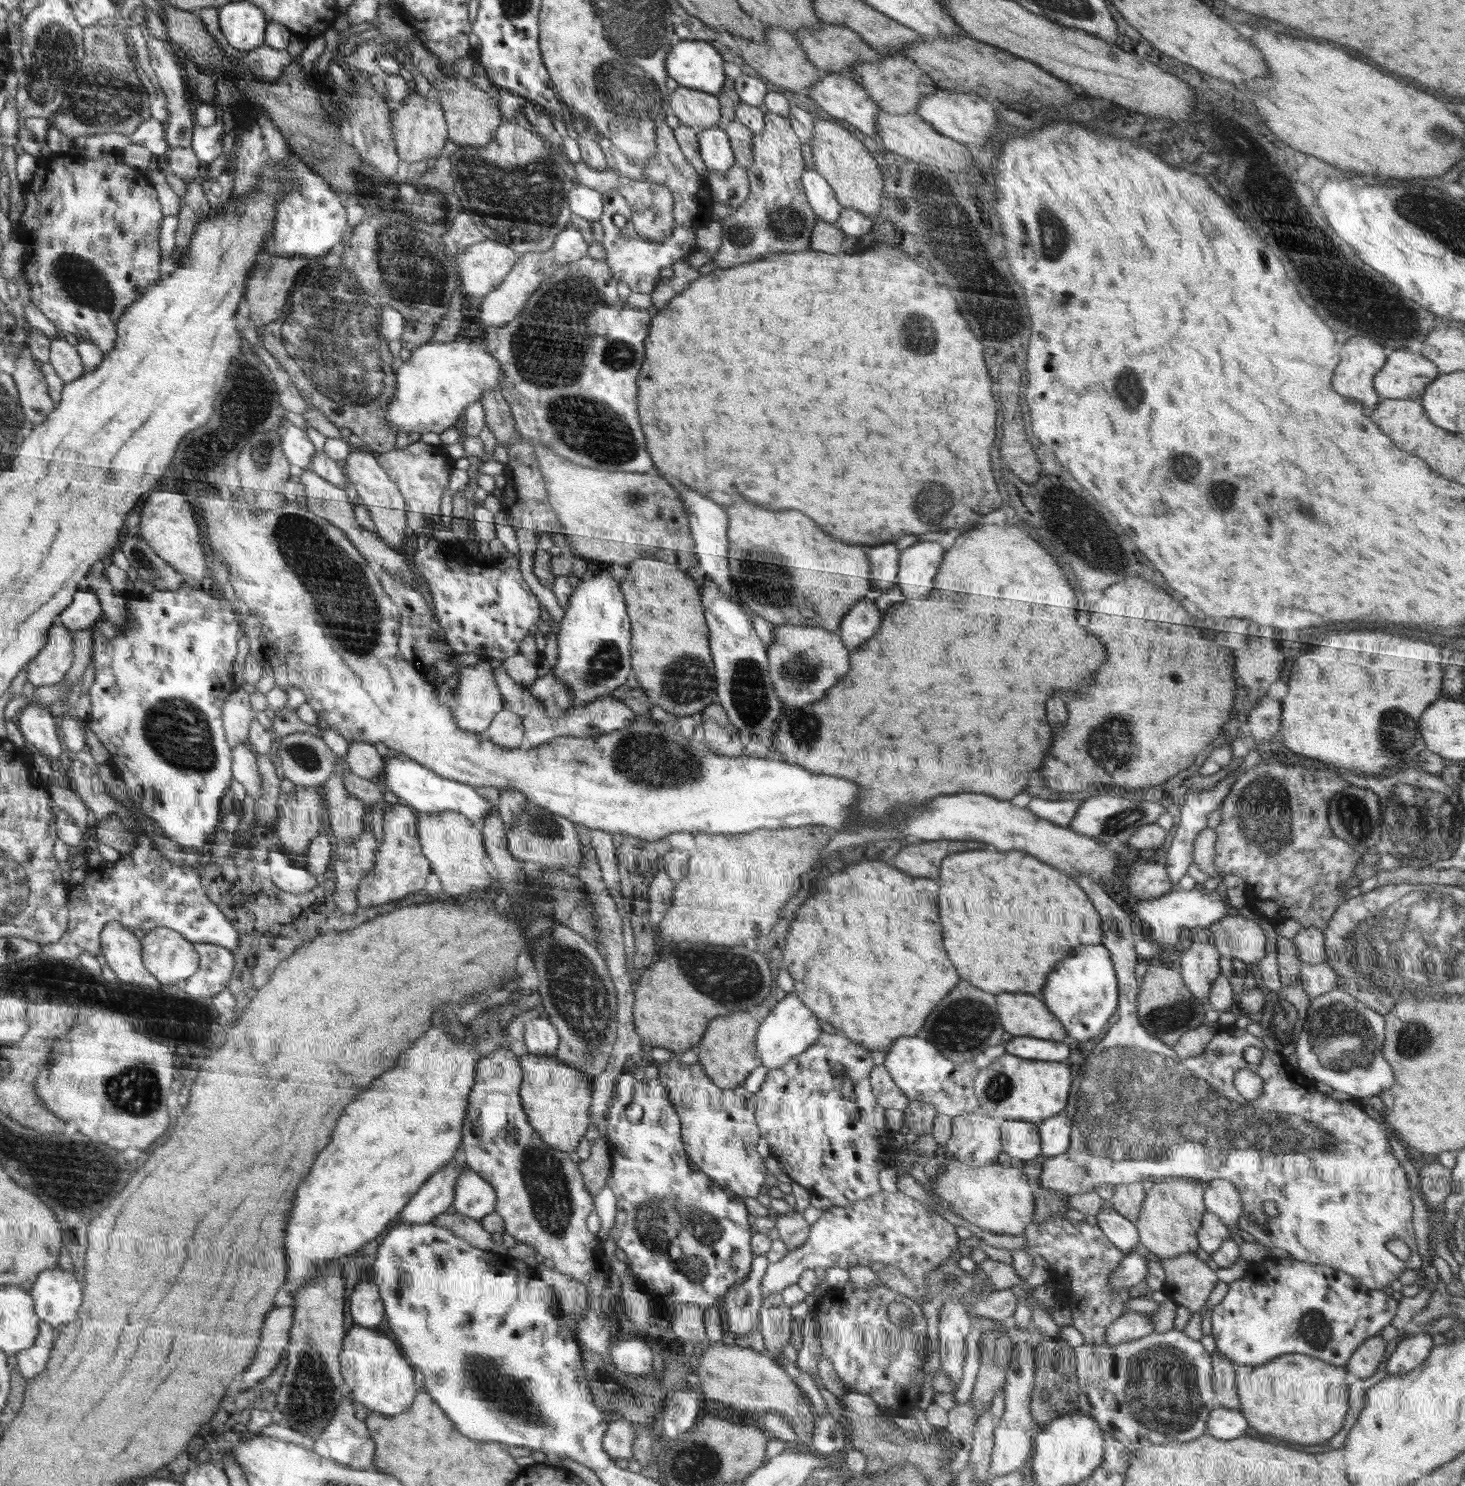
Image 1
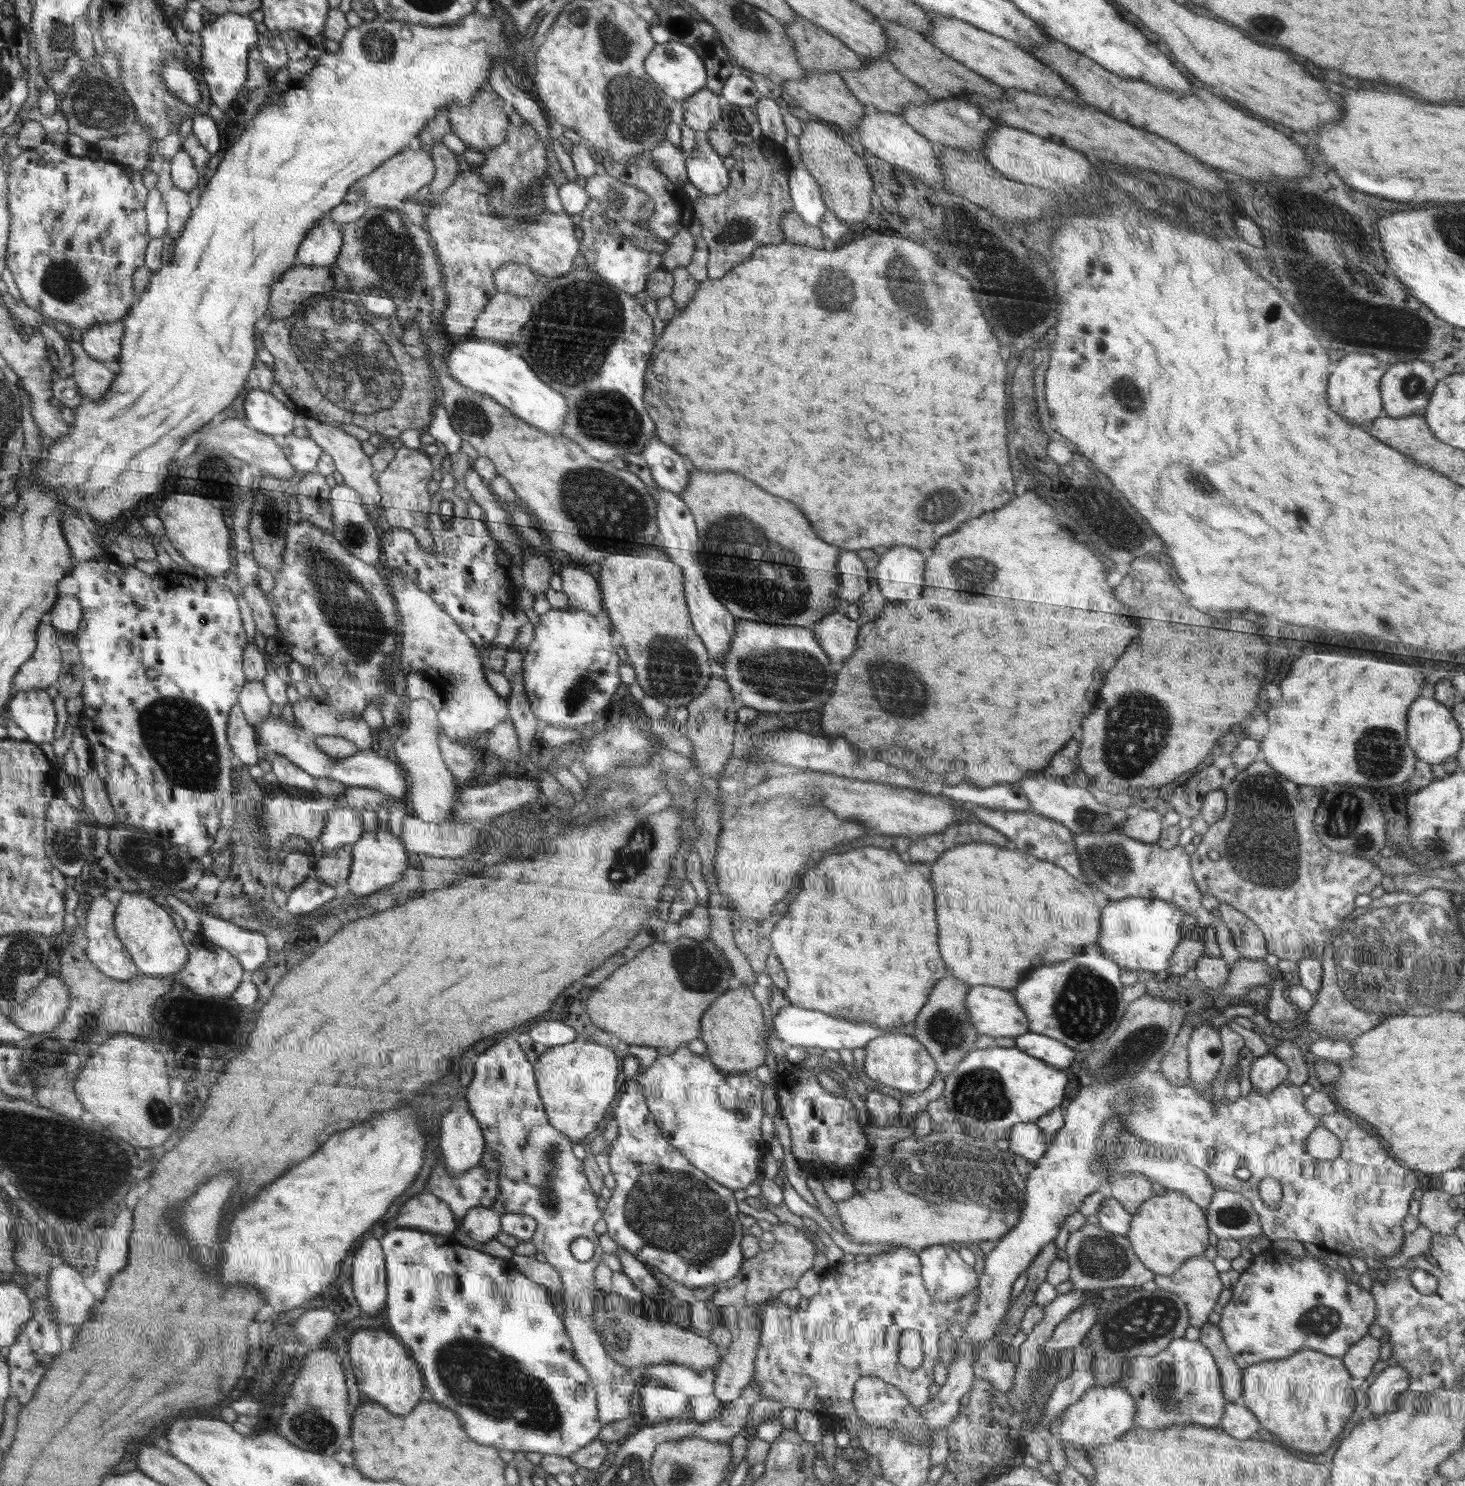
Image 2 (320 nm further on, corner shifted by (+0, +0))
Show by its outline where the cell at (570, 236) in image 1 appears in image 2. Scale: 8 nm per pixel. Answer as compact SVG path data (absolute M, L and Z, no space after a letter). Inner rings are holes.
M472 171L460 172L454 182L435 199L428 200L429 207L426 211L426 230L432 235L439 250L441 265L443 266L444 282L443 287L447 295L447 305L440 310L440 322L448 332L466 334L472 332L475 326L476 317L486 308L489 301L498 292L494 277L497 270L509 264L517 262L529 266L536 276L556 278L570 272L572 260L578 256L578 240L574 238L574 224L568 213L553 213L548 210L542 211L540 216L530 220L528 224L504 224L497 212L491 208L489 201L489 186L481 179L479 174Z

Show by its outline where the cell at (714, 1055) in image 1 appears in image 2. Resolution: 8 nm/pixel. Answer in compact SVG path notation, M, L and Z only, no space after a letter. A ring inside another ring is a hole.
M744 986L728 990L728 994L719 998L704 1013L702 1042L706 1046L706 1056L719 1071L728 1074L744 1073L758 1068L766 1058L766 1024L758 1000Z

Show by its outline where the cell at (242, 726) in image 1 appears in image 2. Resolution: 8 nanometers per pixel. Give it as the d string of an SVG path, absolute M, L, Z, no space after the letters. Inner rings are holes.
M248 681L239 695L239 706L245 719L253 726L270 714L271 702L262 681Z

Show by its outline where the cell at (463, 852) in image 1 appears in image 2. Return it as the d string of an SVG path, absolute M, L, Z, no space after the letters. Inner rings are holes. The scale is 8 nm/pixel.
M418 698L411 700L408 706L408 718L406 729L395 733L390 754L407 772L409 789L406 801L411 808L411 815L429 823L450 820L449 816L457 799L457 784L454 784L454 776L446 768L438 748L440 724L437 711L427 699Z

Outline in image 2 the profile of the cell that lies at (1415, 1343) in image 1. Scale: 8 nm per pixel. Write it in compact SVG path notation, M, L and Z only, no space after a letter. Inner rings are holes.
M1401 1366L1386 1367L1374 1377L1367 1395L1367 1416L1382 1416L1399 1408L1401 1394L1407 1391L1409 1374Z

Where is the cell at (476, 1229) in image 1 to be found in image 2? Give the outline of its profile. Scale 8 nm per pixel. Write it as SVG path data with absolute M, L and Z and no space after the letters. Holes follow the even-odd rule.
M428 1191L412 1196L398 1210L398 1228L430 1231L434 1234L452 1234L458 1229L454 1215L446 1202Z

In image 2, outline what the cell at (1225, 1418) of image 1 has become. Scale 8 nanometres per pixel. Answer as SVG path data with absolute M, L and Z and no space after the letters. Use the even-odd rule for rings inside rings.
M1226 1403L1219 1427L1238 1440L1250 1439L1258 1432L1259 1420L1244 1404Z

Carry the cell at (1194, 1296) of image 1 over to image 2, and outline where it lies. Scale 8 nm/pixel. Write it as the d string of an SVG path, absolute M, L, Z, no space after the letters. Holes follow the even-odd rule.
M1200 1255L1185 1260L1179 1266L1179 1269L1175 1270L1171 1275L1156 1275L1153 1281L1158 1287L1177 1294L1186 1305L1190 1314L1189 1326L1202 1329L1204 1325L1209 1323L1208 1316L1210 1316L1210 1313L1214 1310L1218 1296L1223 1289L1223 1284L1222 1281L1220 1281L1220 1277L1218 1277L1218 1273L1213 1262L1205 1256Z

